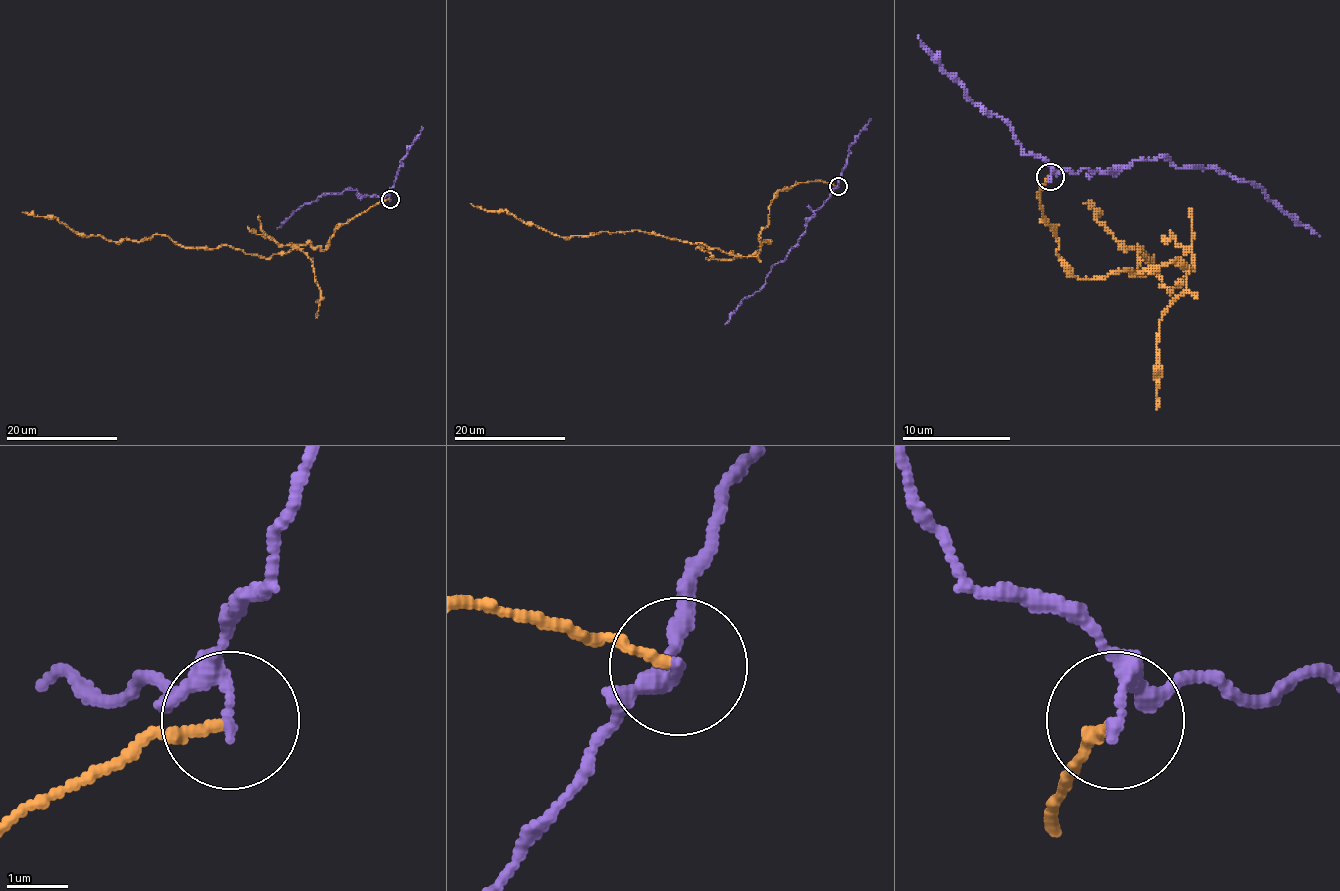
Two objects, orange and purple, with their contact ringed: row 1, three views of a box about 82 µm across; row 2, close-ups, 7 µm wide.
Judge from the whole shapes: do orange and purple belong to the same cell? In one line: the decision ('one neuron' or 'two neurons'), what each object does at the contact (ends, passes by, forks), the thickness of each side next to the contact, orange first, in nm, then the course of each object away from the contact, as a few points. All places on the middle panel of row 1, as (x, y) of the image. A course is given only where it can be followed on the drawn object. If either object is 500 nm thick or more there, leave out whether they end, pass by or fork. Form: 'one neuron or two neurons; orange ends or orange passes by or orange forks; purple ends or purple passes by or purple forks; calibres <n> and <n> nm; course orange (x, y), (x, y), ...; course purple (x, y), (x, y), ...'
two neurons; orange ends; purple forks; calibres 160 and 130 nm; course orange (837, 187), (821, 181), (779, 190), (758, 249), (747, 256), (639, 230), (559, 237), (504, 210), (470, 203); course purple (837, 187), (814, 212), (805, 231), (787, 256), (775, 263), (765, 284), (746, 297), (725, 324)

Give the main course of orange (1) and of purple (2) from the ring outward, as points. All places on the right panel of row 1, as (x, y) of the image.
1: (1051, 176), (1043, 217), (1075, 276), (1173, 260), (1186, 279), (1170, 293), (1135, 271), (1146, 255), (1083, 203)
2: (1051, 176), (1083, 168), (1119, 171), (1159, 157), (1186, 168), (1219, 168), (1251, 182), (1319, 236)

